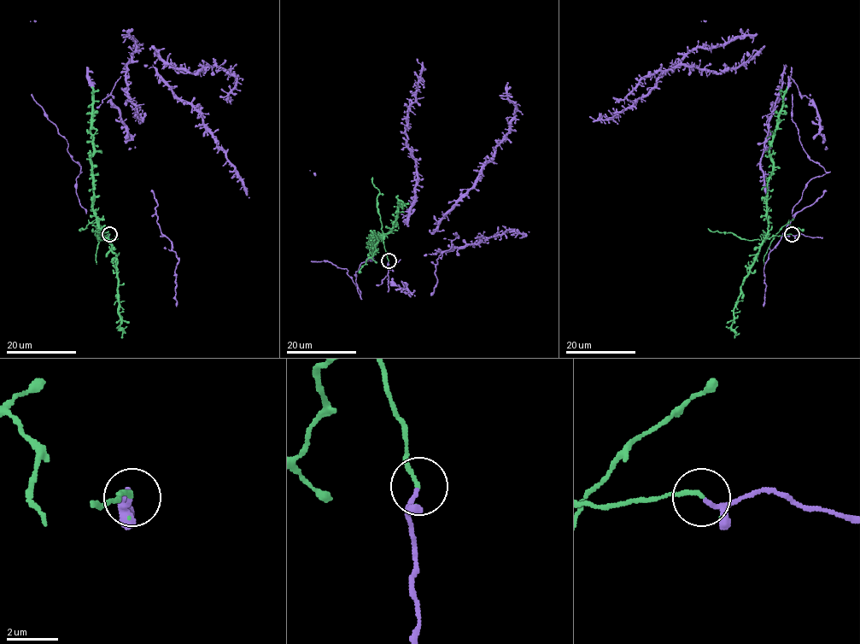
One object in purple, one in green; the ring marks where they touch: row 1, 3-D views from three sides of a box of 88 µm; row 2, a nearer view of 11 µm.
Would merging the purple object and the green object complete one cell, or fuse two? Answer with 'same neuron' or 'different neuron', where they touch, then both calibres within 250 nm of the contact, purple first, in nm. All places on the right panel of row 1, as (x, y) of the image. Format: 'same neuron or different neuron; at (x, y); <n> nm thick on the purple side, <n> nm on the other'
same neuron; at (792, 234); 130 nm thick on the purple side, 180 nm on the other

